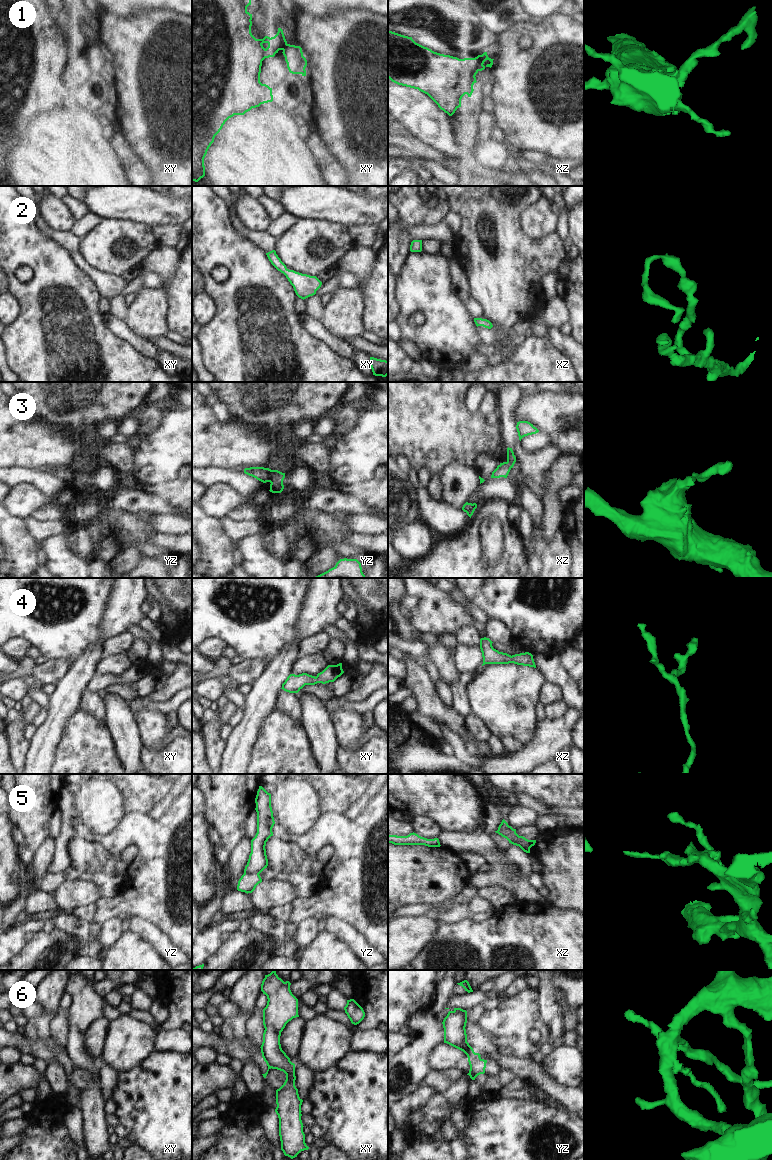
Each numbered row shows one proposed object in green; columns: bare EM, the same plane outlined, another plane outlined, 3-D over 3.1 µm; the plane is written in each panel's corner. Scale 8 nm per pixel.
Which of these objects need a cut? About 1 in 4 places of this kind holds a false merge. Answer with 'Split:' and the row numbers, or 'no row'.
Split: 1, 5, 6

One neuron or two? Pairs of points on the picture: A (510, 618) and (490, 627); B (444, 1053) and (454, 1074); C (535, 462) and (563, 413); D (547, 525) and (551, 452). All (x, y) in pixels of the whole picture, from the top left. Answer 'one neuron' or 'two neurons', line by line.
A: two neurons
B: two neurons
C: two neurons
D: two neurons

